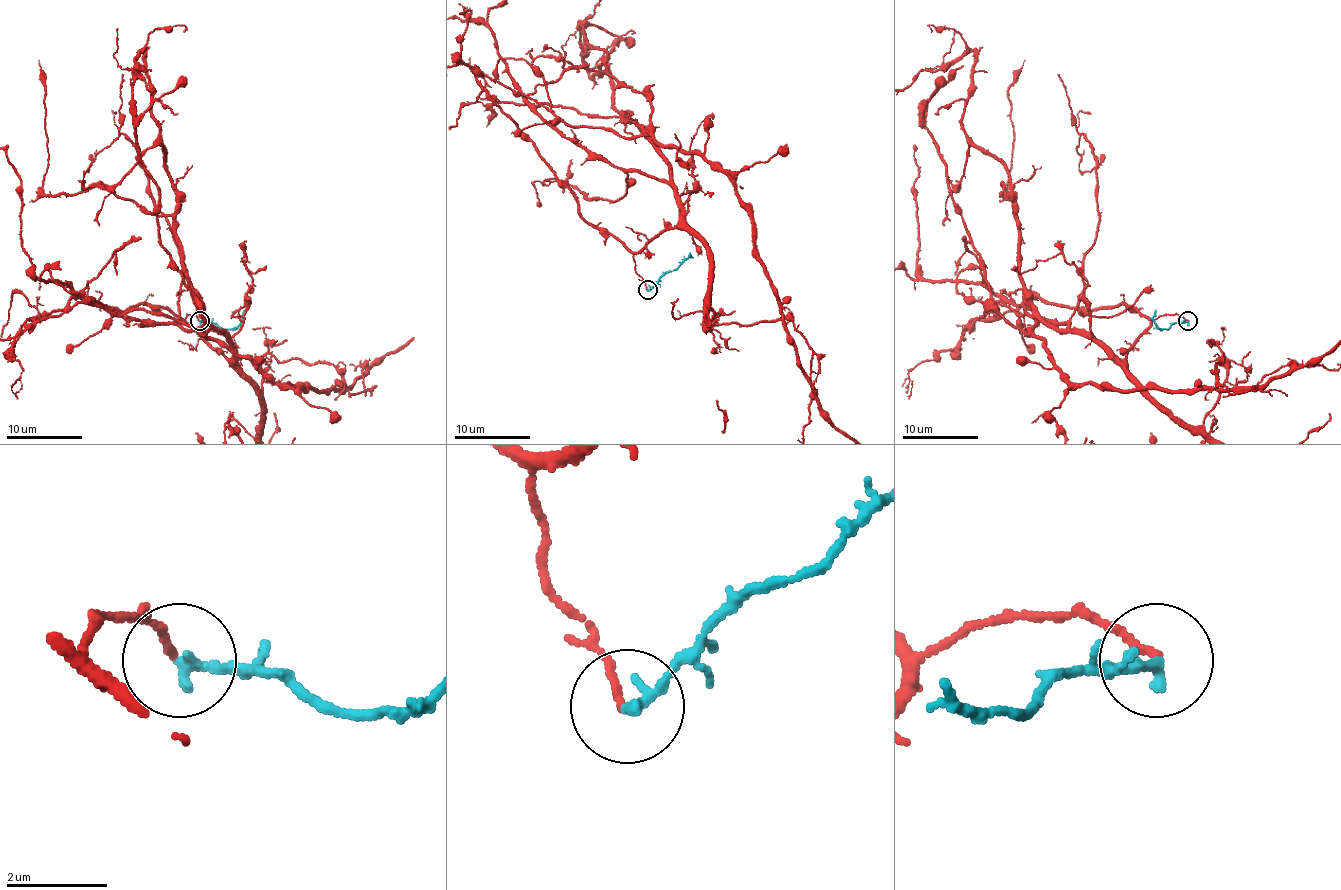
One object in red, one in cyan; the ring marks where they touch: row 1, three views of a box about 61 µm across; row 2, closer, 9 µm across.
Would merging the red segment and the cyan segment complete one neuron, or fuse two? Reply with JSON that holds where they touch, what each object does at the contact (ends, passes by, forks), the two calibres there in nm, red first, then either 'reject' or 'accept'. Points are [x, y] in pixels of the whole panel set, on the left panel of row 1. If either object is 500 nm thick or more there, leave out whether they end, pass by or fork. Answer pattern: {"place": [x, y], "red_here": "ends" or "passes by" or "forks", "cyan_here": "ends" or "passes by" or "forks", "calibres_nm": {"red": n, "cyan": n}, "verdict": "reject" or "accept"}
{"place": [199, 321], "red_here": "ends", "cyan_here": "ends", "calibres_nm": {"red": 120, "cyan": 240}, "verdict": "reject"}

